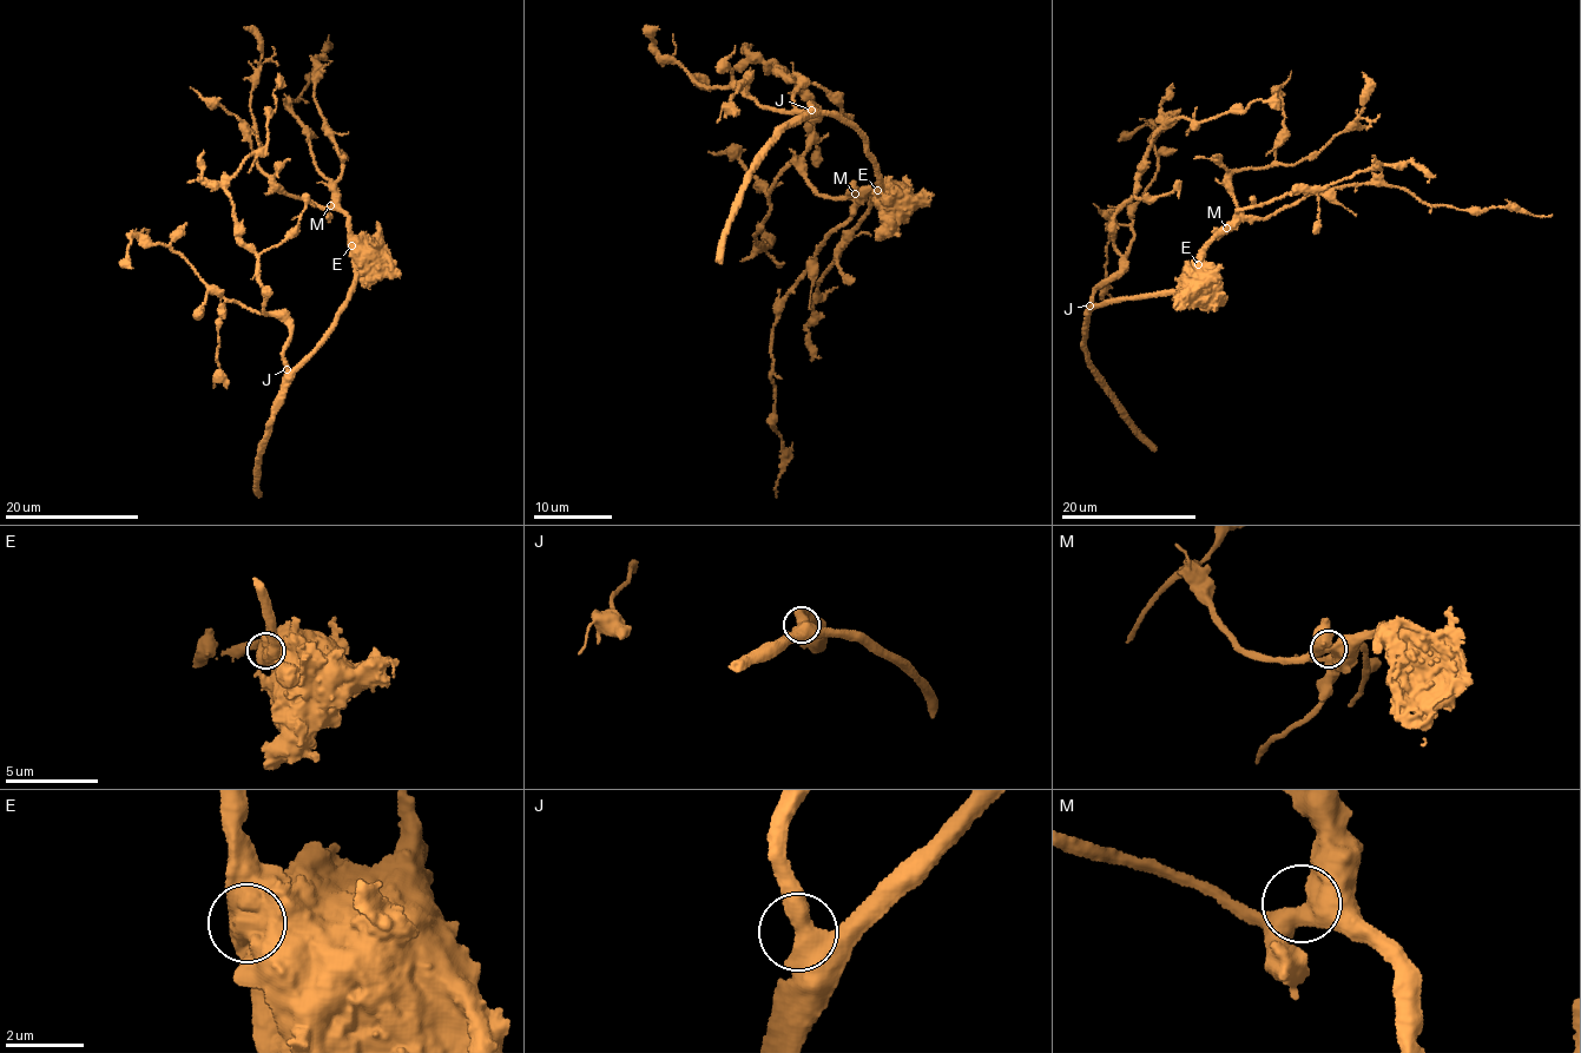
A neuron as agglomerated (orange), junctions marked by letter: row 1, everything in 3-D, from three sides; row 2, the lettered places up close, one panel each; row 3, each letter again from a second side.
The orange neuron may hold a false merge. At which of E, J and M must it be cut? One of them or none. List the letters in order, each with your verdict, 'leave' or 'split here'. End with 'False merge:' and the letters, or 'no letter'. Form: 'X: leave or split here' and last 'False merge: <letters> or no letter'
E: split here
J: leave
M: leave
False merge: E

